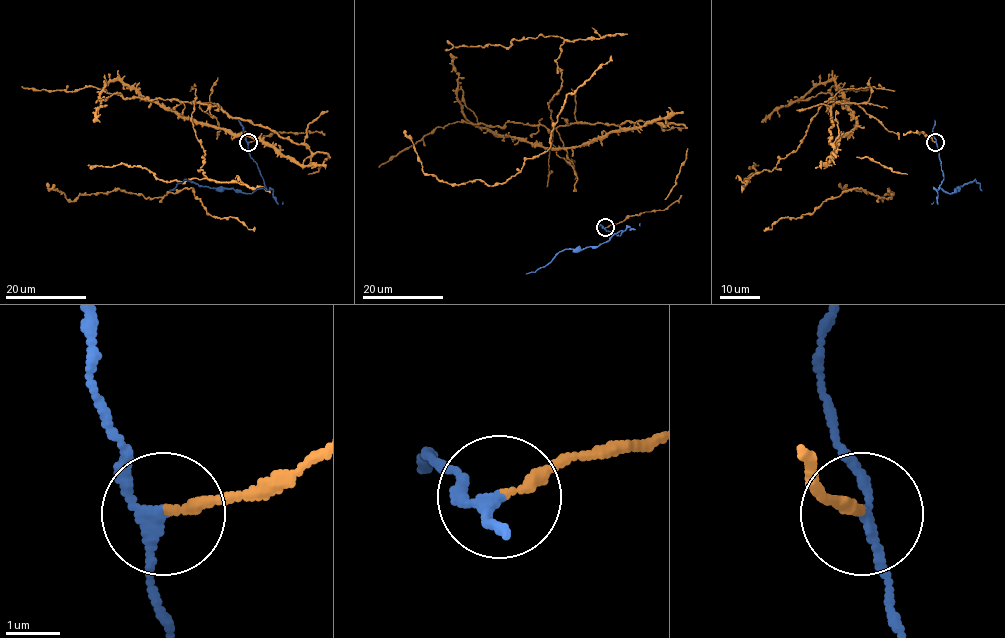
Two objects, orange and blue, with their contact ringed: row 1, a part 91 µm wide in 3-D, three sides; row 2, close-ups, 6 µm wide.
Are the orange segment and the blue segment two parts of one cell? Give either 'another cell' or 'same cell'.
another cell

